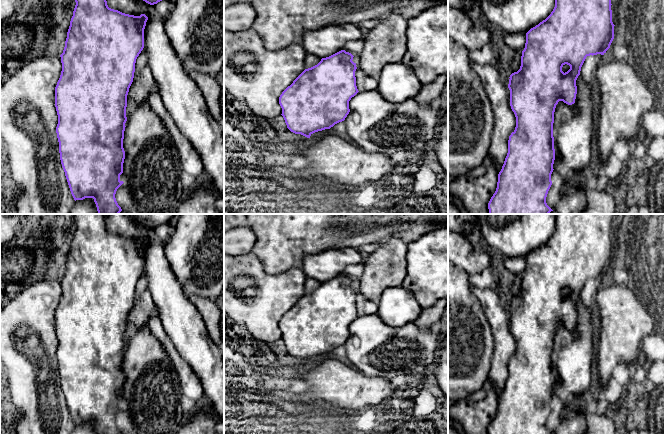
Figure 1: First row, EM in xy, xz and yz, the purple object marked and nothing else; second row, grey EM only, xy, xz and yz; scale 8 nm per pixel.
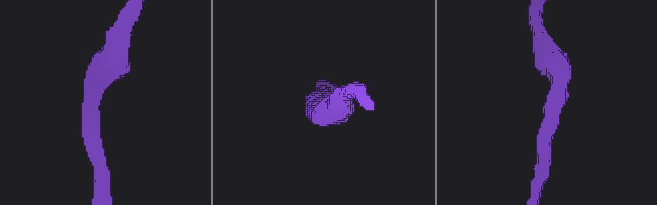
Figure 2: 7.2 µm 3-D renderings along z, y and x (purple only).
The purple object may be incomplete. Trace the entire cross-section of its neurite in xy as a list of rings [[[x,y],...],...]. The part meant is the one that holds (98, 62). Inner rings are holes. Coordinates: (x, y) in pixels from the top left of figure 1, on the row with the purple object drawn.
[[[75,0],[75,2],[76,5],[67,32],[65,47],[63,53],[60,55],[62,71],[55,87],[55,107],[58,115],[56,133],[59,142],[60,160],[71,194],[75,201],[83,200],[85,198],[93,198],[97,207],[98,214],[119,214],[122,209],[116,201],[115,194],[117,189],[124,183],[120,180],[120,175],[123,173],[123,163],[125,159],[123,139],[126,127],[125,123],[127,121],[127,95],[129,92],[129,88],[133,82],[136,59],[144,48],[144,29],[148,17],[145,14],[134,16],[111,9],[108,7],[106,0]]]

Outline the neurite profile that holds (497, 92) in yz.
[[[470,60],[470,65],[480,78],[491,103],[494,124],[488,146],[487,160],[493,160],[497,174],[502,169],[508,153],[508,140],[516,124],[510,106],[508,86],[500,78],[500,70],[492,64],[480,65]]]

